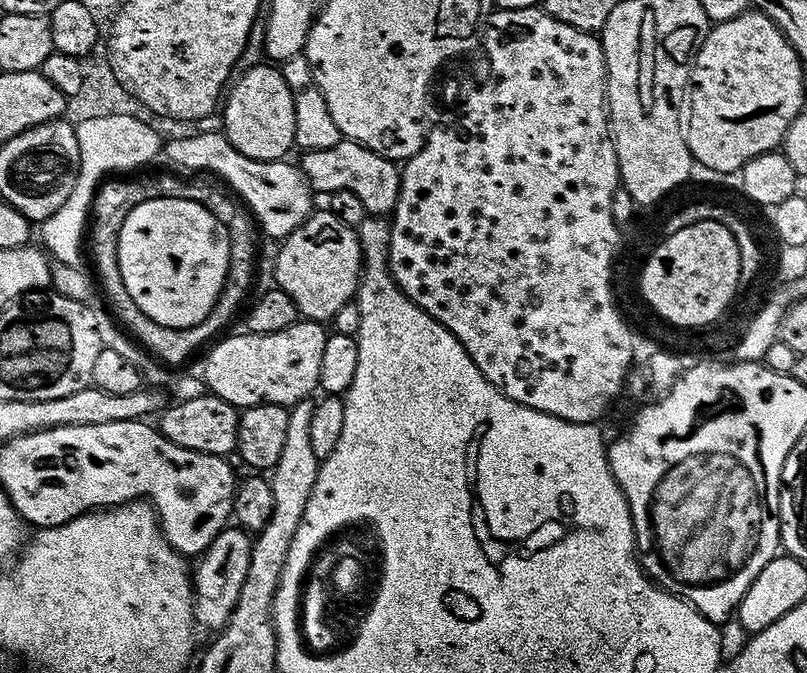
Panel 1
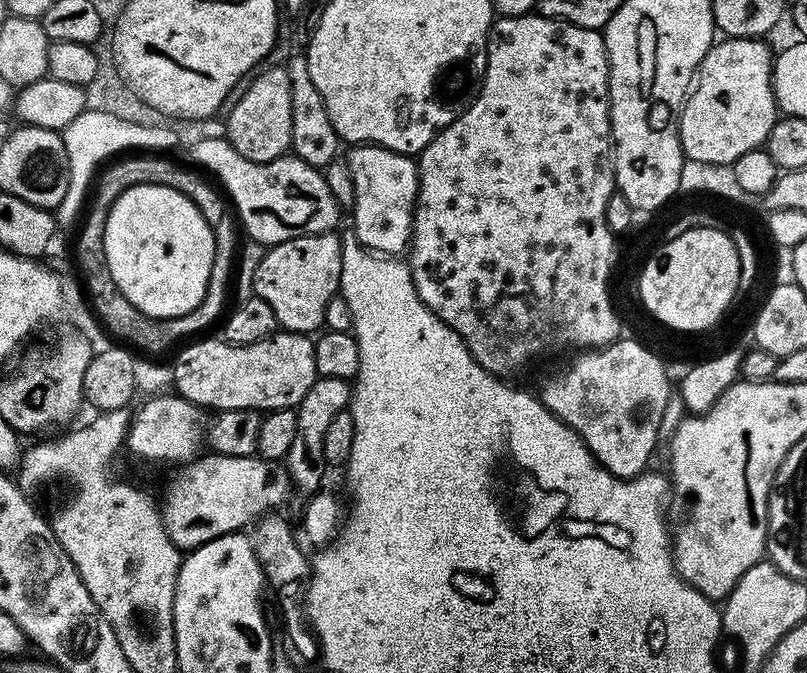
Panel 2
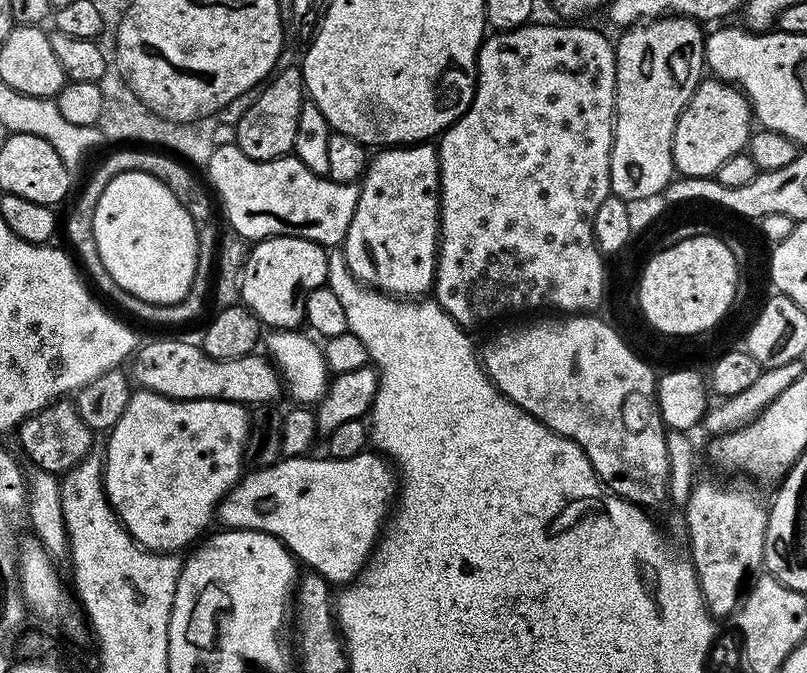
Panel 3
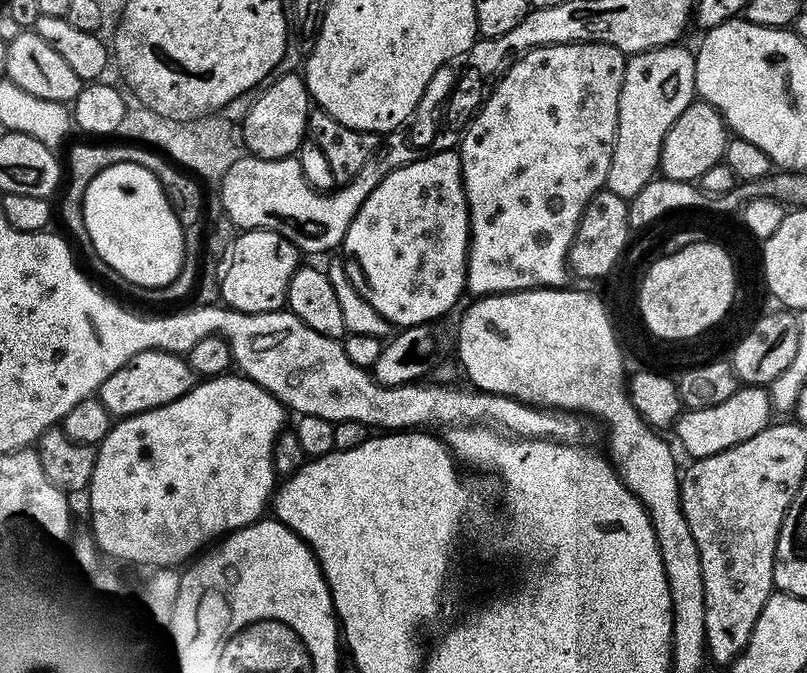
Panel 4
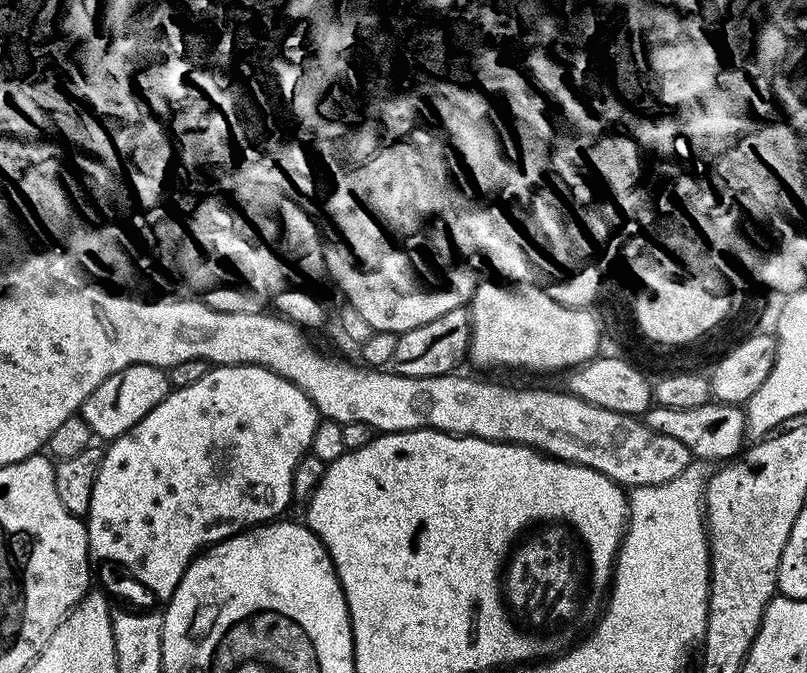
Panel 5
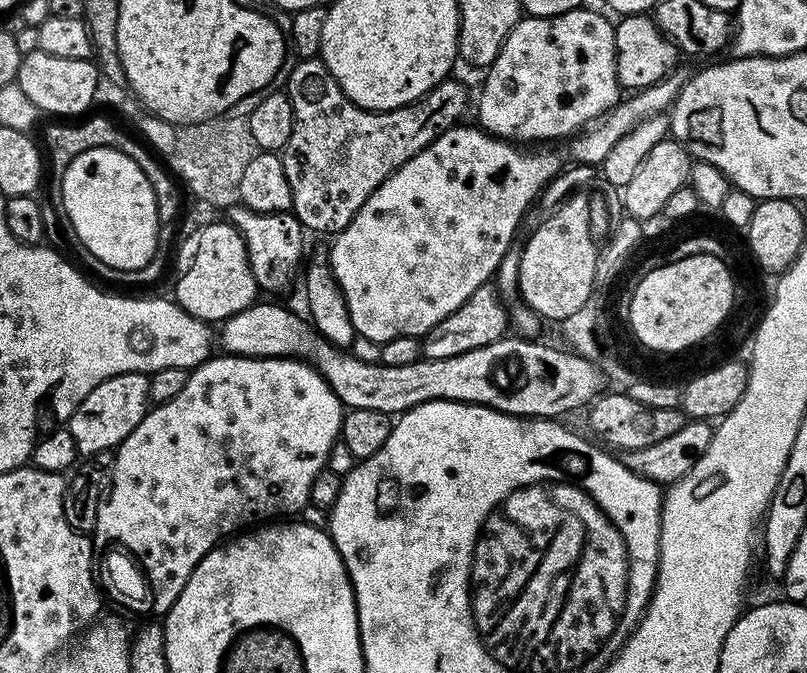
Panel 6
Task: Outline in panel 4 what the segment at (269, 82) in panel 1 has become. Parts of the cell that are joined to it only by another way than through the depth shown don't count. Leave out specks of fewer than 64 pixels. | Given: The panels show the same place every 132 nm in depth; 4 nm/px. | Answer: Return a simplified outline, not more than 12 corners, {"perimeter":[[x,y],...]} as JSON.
{"perimeter":[[303,75],[259,93],[242,120],[245,149],[295,157],[308,131]]}

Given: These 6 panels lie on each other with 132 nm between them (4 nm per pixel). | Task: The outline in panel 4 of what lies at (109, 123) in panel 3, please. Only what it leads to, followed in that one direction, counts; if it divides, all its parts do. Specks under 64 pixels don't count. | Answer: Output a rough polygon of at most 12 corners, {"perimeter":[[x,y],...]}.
{"perimeter":[[129,107],[125,141],[147,146],[201,181],[238,158],[223,115],[162,118]]}

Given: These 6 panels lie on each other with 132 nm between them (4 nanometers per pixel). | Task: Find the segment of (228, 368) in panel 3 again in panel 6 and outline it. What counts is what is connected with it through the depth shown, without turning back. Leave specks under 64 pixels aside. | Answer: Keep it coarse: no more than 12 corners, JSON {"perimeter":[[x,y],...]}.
{"perimeter":[[148,376],[106,378],[66,421],[77,453],[119,448],[149,410]]}

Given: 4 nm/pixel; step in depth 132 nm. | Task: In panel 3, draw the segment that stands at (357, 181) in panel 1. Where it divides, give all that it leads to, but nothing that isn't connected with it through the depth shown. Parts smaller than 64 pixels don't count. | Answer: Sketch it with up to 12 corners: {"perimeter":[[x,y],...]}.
{"perimeter":[[440,154],[371,157],[342,251],[361,284],[436,282]]}

